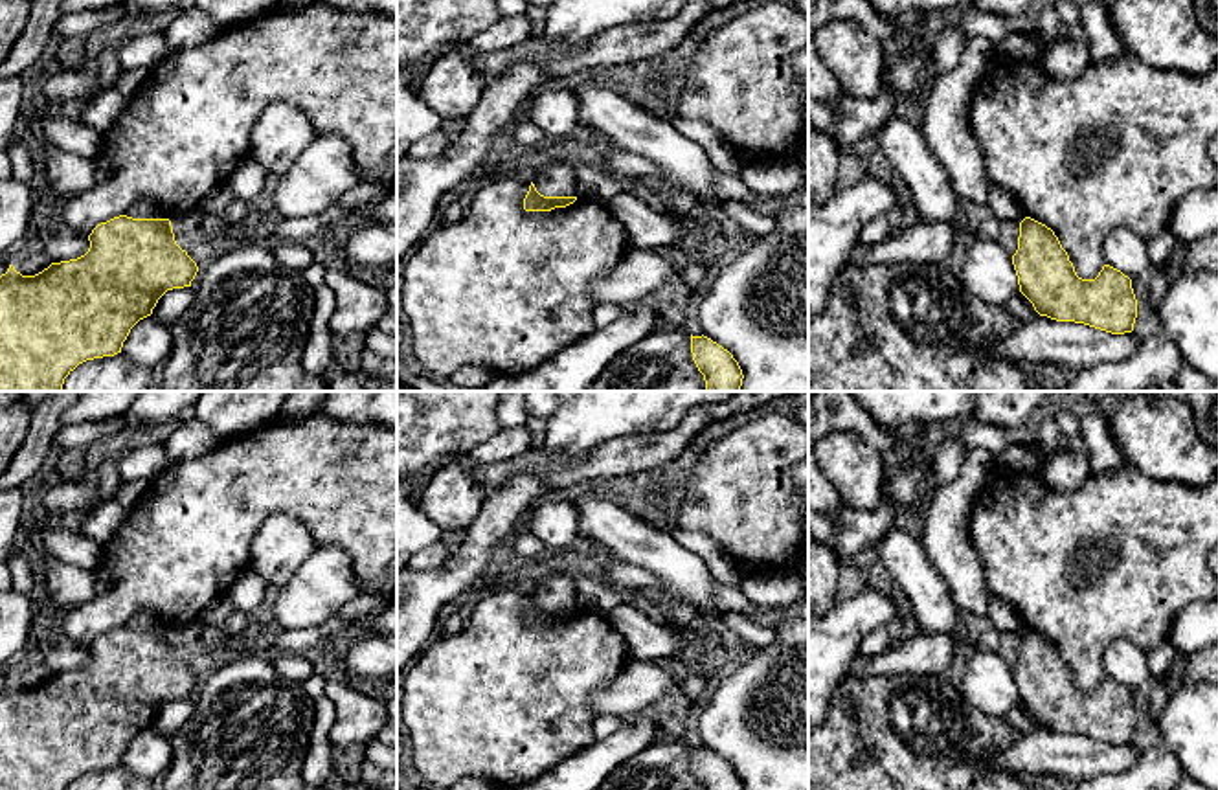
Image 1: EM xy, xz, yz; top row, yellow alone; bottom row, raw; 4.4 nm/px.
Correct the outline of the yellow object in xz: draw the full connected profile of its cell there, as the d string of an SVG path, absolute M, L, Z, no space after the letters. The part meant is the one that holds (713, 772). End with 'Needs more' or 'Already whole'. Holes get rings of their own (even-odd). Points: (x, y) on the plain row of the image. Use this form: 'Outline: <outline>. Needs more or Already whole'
Outline: M691 746L691 764L704 790L744 790L733 766L704 746Z. Already whole

